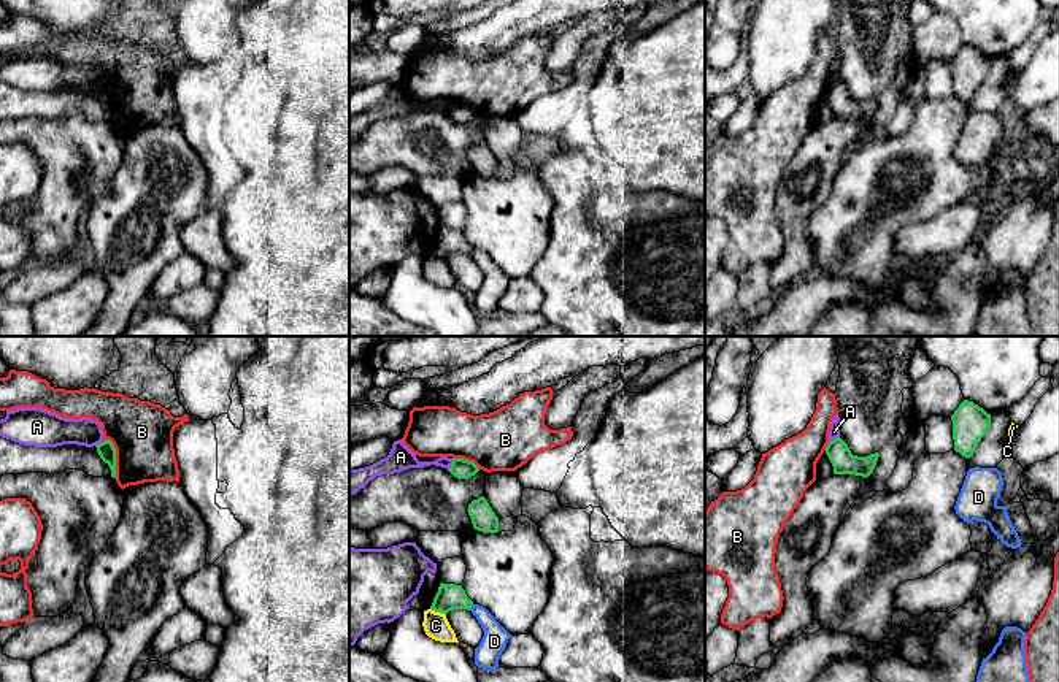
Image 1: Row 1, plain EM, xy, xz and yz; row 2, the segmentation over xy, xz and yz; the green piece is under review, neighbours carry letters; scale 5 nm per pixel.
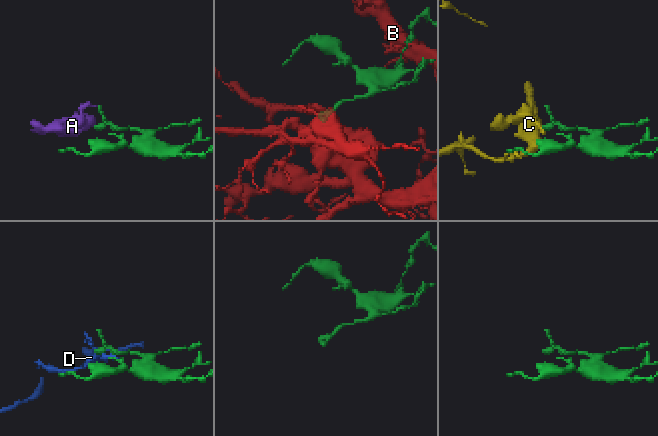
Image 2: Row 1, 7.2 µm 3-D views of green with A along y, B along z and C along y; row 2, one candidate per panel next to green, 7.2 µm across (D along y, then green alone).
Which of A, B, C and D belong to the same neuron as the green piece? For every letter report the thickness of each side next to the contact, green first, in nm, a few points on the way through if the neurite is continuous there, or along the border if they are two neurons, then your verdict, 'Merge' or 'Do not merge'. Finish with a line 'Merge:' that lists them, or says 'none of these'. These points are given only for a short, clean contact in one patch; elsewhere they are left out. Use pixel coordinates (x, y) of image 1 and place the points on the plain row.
A: Thickness 100 nm (green) against 110 nm. Boundary: xz (454, 103), (448, 114). Do not merge
B: Thickness 90 nm (green) against 320 nm. Boundary: xy (107, 83), (115, 94), (116, 122). Do not merge
C: Thickness 130 nm (green) against 130 nm. Boundary: xz (431, 252), (445, 259). Do not merge
D: Thickness 130 nm (green) against 130 nm. Do not merge
Merge: none of these

